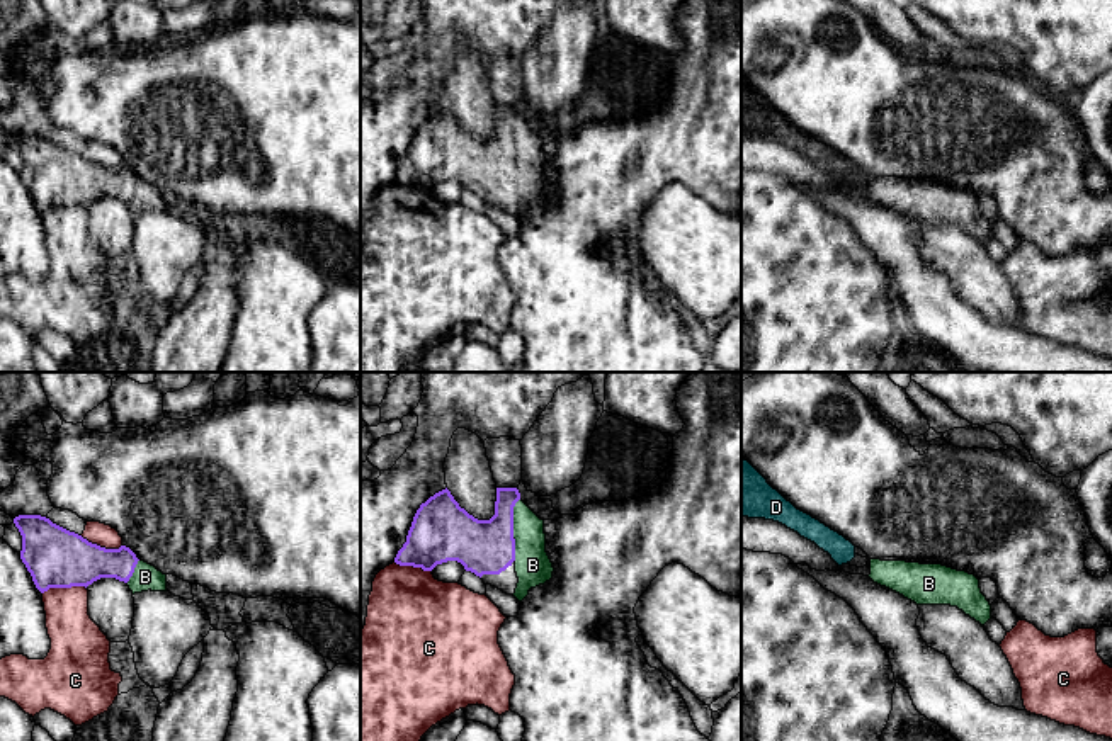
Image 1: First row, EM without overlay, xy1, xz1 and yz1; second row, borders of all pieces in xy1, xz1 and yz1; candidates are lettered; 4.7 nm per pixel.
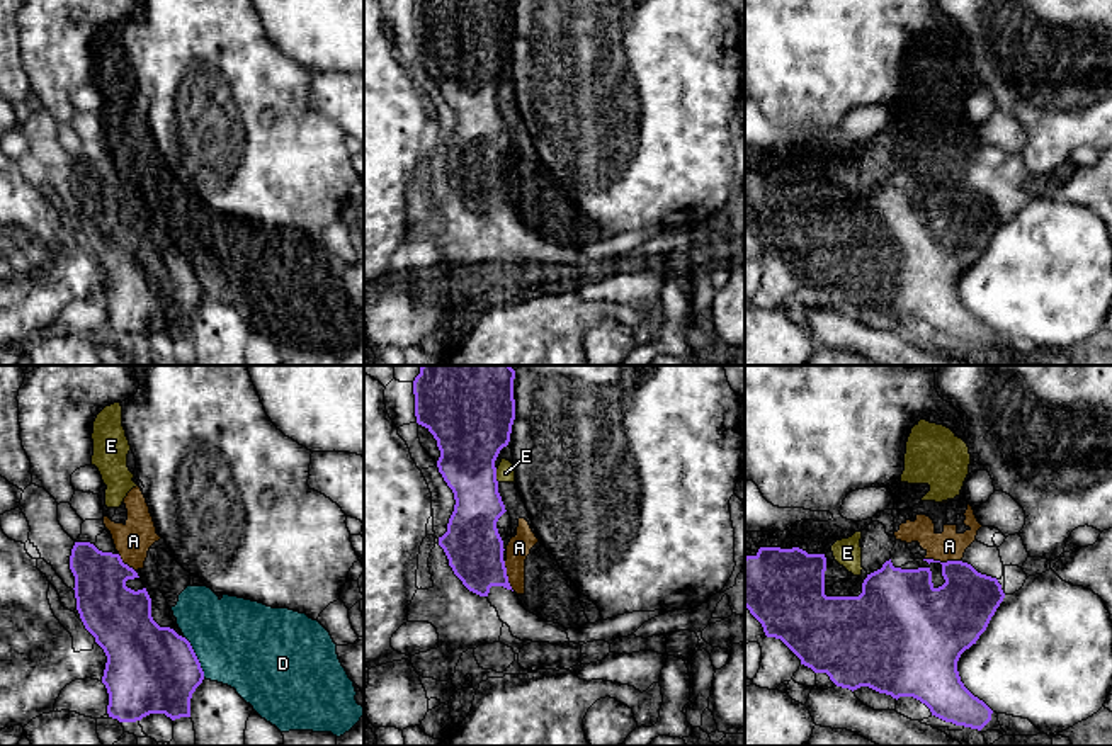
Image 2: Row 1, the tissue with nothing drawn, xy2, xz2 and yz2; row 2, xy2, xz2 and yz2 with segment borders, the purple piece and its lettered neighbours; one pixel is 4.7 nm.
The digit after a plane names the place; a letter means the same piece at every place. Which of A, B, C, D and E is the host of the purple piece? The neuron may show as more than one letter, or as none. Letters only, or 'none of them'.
B

